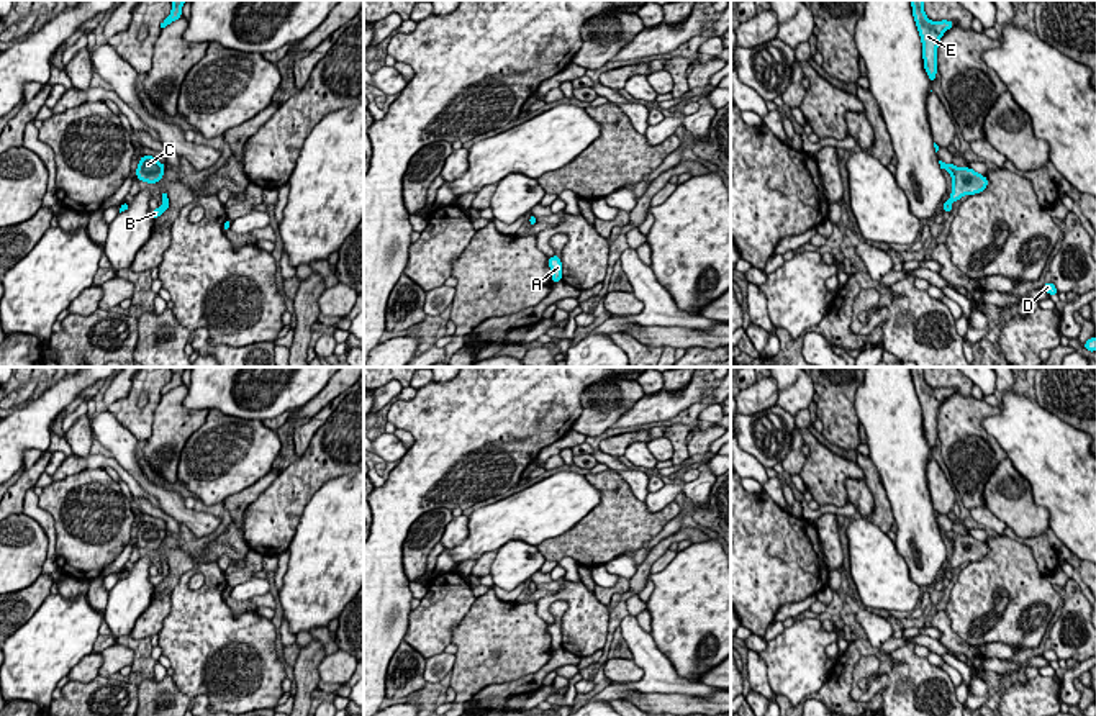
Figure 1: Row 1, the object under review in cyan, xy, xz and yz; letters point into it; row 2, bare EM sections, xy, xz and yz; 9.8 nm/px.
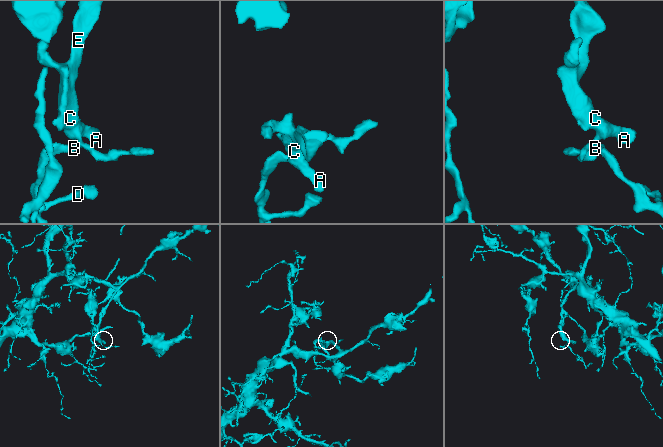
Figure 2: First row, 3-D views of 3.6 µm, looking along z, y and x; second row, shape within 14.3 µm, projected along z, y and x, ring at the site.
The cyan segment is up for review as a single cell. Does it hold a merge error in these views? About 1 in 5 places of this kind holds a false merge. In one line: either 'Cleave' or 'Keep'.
Keep

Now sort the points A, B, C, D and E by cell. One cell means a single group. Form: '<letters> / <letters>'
A B C D E

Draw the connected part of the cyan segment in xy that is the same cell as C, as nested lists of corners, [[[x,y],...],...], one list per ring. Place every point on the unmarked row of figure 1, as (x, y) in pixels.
[[[144,521],[139,526],[136,544],[141,549],[157,551],[162,546],[164,537],[165,531],[161,531],[156,524]]]

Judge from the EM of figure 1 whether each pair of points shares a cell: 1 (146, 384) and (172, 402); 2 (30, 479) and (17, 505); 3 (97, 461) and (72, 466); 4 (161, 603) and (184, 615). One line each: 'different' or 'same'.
1: different
2: same
3: same
4: different

